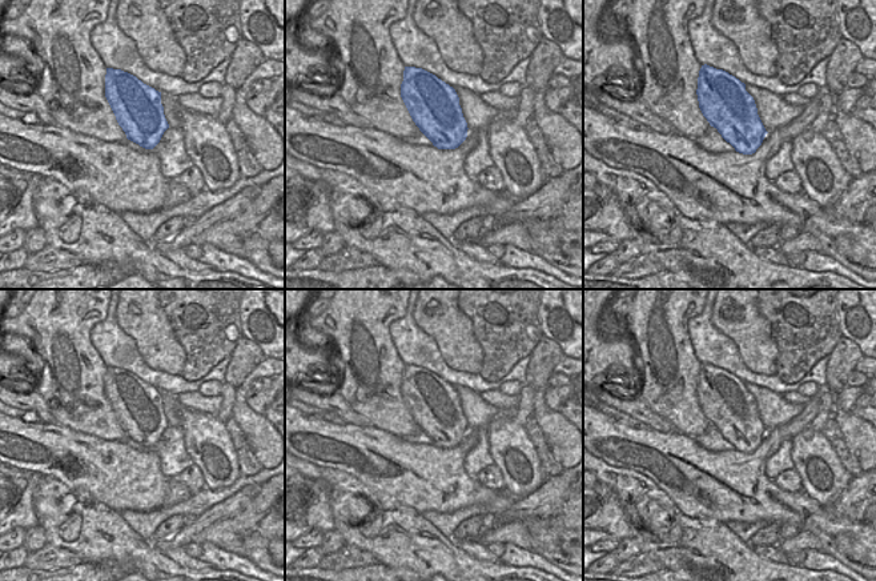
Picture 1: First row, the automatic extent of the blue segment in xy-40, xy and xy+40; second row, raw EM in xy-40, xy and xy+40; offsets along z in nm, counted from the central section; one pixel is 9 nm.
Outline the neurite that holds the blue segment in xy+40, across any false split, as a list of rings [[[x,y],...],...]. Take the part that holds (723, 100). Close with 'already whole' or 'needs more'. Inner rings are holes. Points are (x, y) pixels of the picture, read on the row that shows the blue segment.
[[[704,64],[699,71],[696,95],[703,116],[736,152],[756,152],[768,132],[744,83]]]; already whole

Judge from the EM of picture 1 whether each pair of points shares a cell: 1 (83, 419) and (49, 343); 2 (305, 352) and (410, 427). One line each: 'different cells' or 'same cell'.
1: same cell
2: different cells

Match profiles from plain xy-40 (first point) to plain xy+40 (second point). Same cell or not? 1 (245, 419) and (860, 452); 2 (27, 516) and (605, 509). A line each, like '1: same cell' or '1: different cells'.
1: same cell
2: same cell

